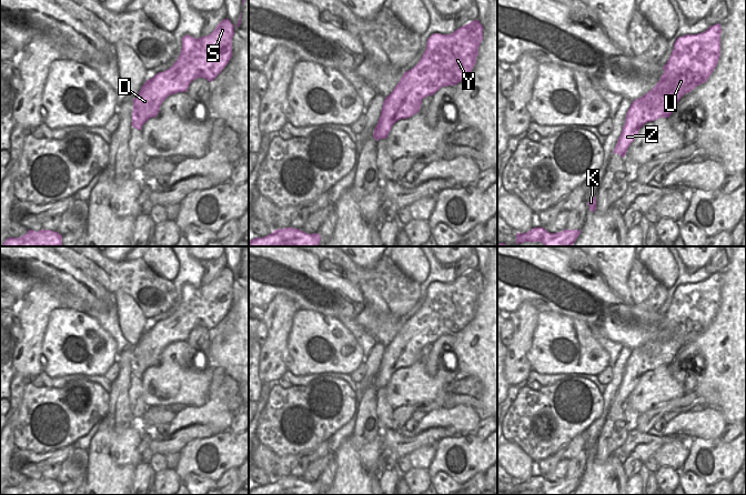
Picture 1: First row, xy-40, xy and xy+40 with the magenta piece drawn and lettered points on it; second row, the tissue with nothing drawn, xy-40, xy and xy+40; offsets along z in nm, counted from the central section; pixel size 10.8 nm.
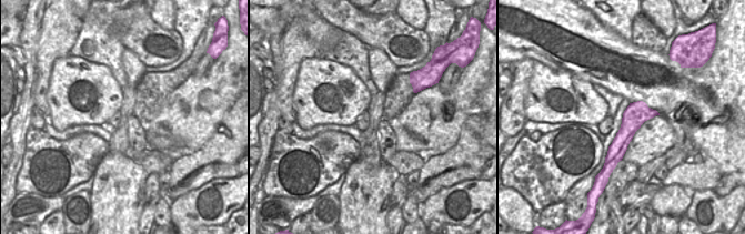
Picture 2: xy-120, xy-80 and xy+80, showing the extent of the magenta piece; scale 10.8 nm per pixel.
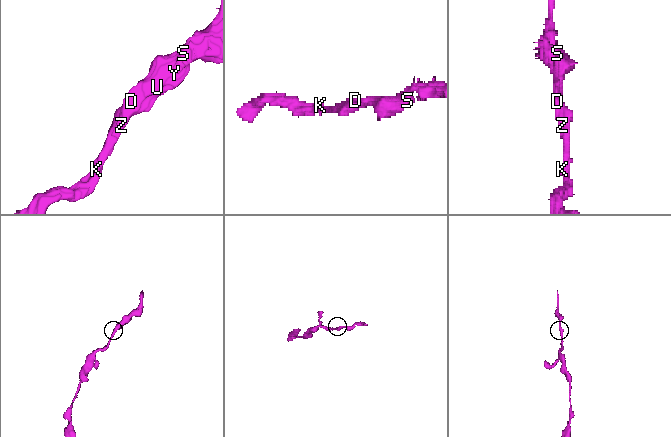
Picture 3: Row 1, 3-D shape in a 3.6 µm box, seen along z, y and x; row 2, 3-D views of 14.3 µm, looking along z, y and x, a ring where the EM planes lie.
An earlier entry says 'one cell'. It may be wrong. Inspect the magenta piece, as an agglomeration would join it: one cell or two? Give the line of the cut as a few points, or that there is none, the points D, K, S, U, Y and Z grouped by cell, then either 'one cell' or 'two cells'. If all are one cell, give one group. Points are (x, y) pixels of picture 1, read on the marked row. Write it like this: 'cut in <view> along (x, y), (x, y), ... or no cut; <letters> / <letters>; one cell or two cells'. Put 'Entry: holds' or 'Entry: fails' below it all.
no cut; D K S U Y Z; one cell
Entry: holds

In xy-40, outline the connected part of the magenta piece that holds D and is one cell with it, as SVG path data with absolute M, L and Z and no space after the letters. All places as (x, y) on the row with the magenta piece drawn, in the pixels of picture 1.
M228 18L206 37L195 39L184 36L181 53L174 64L147 80L133 98L132 127L142 130L150 118L158 115L169 95L186 92L193 80L204 78L213 81L232 58L233 36L234 26Z

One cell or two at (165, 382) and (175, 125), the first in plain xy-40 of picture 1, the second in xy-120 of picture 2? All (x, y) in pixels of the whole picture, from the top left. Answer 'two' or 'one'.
one

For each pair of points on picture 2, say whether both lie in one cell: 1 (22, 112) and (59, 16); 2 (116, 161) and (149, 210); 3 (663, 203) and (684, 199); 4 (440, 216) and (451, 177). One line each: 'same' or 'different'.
1: different
2: different
3: same
4: different

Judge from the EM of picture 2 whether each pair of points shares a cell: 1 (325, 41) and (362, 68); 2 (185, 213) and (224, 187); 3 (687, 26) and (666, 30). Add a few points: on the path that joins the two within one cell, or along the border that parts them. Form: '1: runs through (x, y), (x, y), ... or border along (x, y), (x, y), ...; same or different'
1: border along (342, 31), (339, 40), (331, 48), (319, 54); different
2: runs through (201, 217), (217, 219), (223, 203); same
3: border along (674, 11), (674, 30), (666, 38); different

